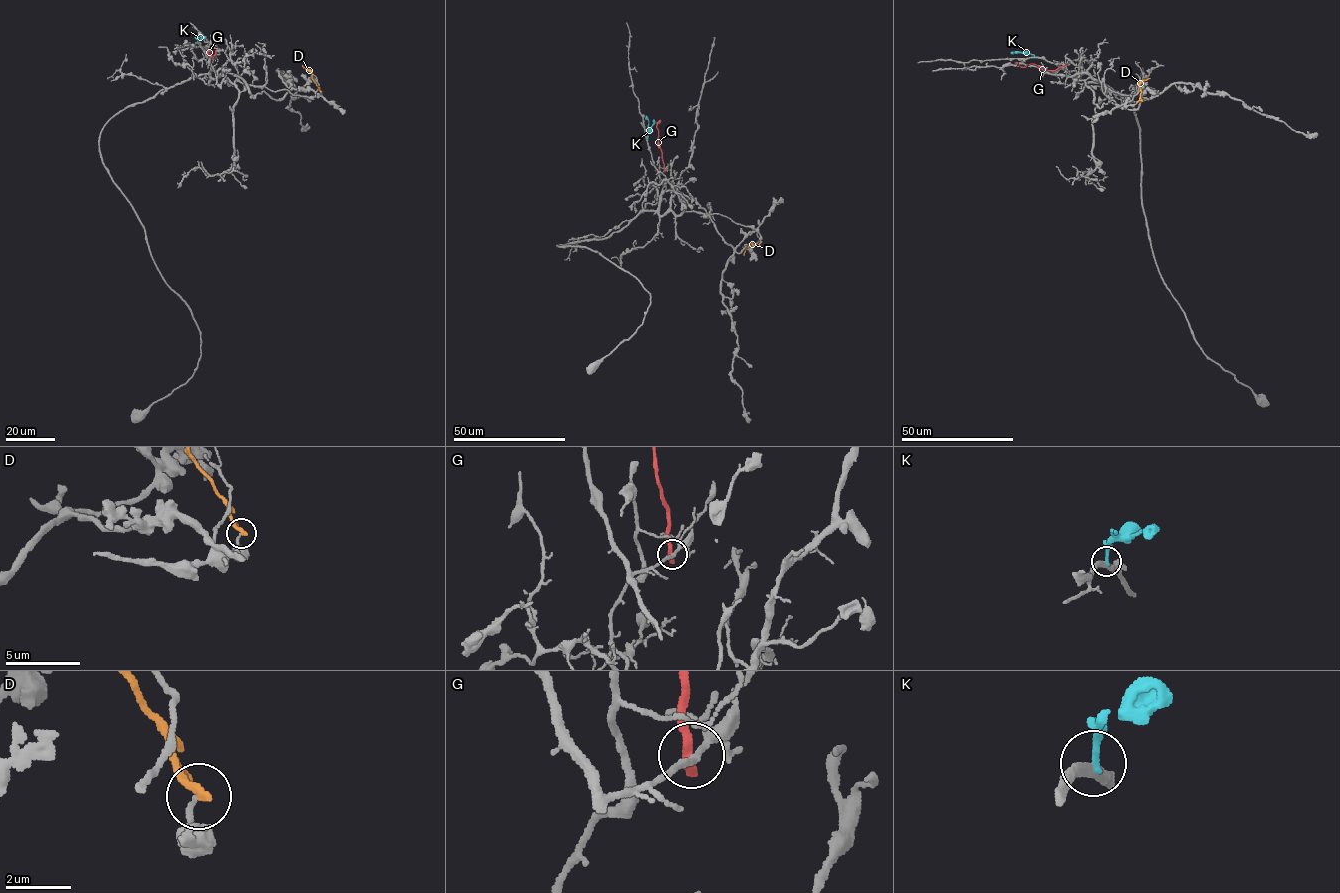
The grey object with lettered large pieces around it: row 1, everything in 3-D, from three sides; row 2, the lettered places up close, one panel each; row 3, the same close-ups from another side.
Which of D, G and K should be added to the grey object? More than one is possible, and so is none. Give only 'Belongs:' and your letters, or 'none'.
Belongs: none

